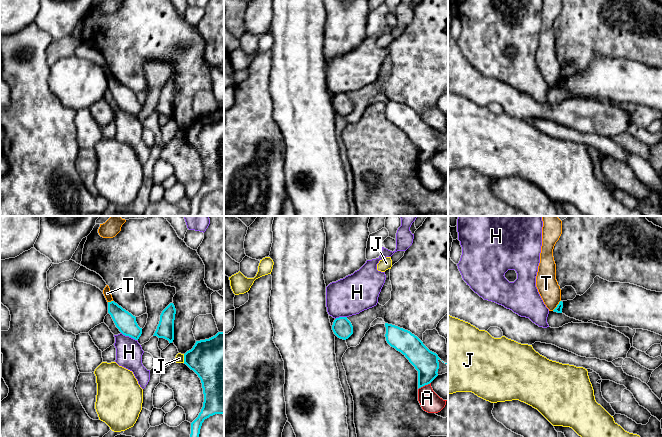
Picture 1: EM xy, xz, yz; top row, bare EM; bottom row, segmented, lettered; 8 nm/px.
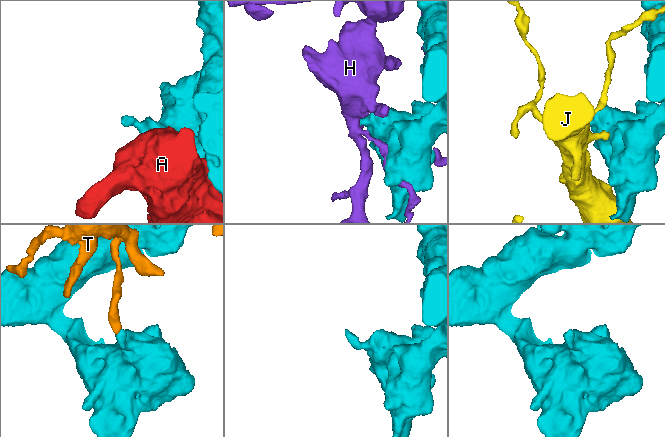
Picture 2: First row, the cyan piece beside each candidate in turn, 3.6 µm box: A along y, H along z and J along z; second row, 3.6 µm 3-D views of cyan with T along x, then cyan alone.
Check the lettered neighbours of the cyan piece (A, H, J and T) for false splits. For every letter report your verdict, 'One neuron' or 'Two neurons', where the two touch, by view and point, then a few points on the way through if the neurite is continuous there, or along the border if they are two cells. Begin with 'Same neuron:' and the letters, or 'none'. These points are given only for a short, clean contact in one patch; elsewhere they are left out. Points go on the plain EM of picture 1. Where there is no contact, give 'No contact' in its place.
Same neuron: none
A: Two neurons. Touches cyan at xz (424, 161)
H: Two neurons. Touches cyan at xy (129, 112)
J: Two neurons. Touches cyan at xy (184, 134)
T: Two neurons. Touches cyan at yz (557, 81). Boundary: yz (560, 76), (552, 86)

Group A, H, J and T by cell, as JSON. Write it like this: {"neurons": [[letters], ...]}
{"neurons": [["A"], ["H"], ["J"], ["T"]]}

